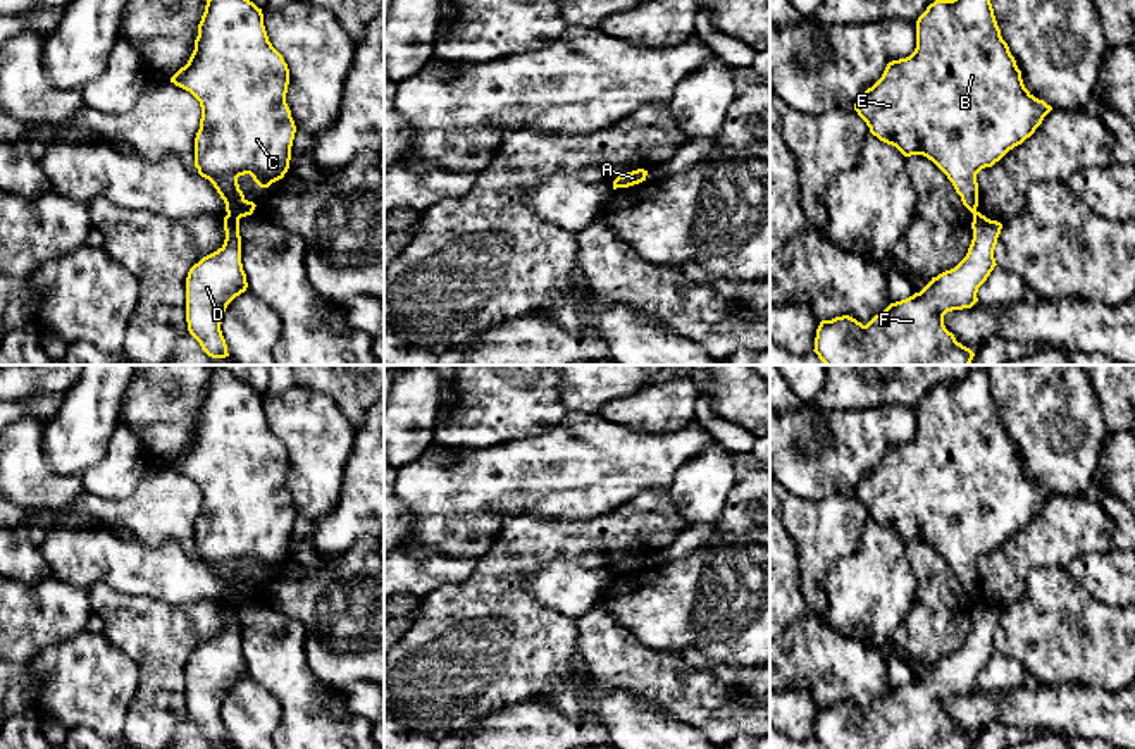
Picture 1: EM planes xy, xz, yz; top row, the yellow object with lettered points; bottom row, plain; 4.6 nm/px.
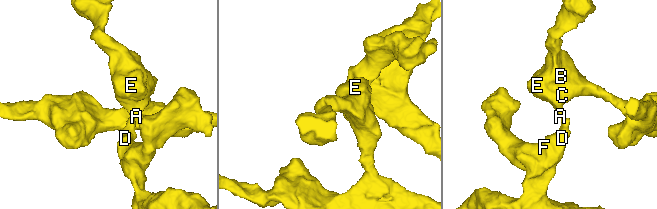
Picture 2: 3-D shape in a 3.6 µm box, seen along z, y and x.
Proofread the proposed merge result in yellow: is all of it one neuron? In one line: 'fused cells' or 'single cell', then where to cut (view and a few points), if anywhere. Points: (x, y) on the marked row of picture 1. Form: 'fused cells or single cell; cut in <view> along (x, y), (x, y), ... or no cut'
fused cells; cut in xy along (228, 212), (240, 217)

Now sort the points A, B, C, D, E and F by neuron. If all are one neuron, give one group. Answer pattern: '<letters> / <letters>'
A B C E / D F

